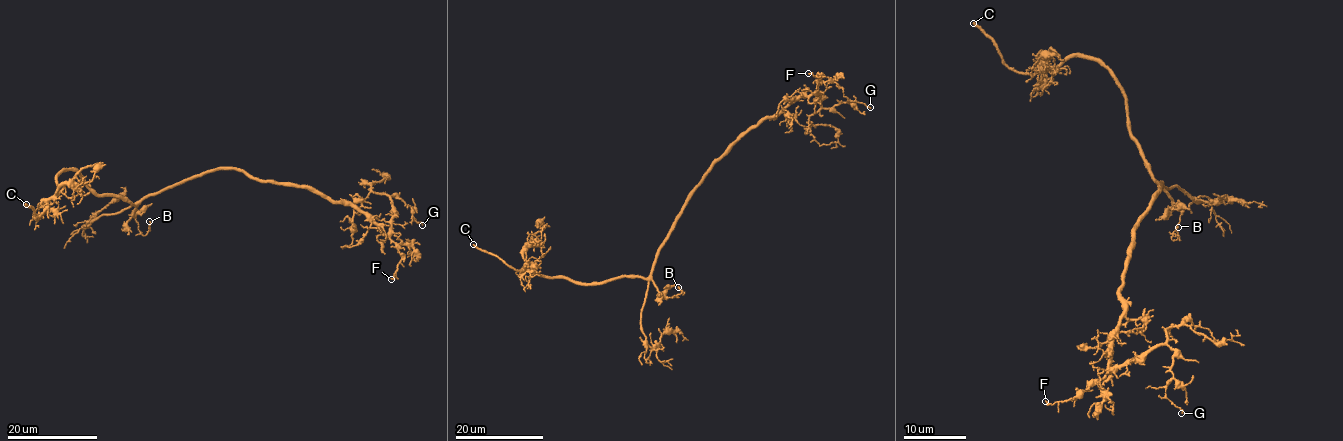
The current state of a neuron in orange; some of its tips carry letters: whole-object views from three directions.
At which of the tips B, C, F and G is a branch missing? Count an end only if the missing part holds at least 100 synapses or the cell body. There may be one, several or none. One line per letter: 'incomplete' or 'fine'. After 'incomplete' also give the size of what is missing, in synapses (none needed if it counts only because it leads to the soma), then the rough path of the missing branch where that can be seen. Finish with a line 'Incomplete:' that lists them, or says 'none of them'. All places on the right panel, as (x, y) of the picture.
B: fine
C: incomplete
F: fine
G: fine
Incomplete: C

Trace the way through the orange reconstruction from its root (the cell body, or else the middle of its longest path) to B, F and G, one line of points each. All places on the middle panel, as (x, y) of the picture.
B: (681, 213), (676, 216), (658, 248), (651, 275), (658, 290), (669, 298), (682, 292), (678, 287)
F: (681, 213), (699, 181), (743, 132), (817, 90), (821, 76), (808, 73)
G: (681, 213), (699, 181), (743, 132), (778, 114), (786, 105), (814, 93), (824, 108), (853, 100), (870, 107)

